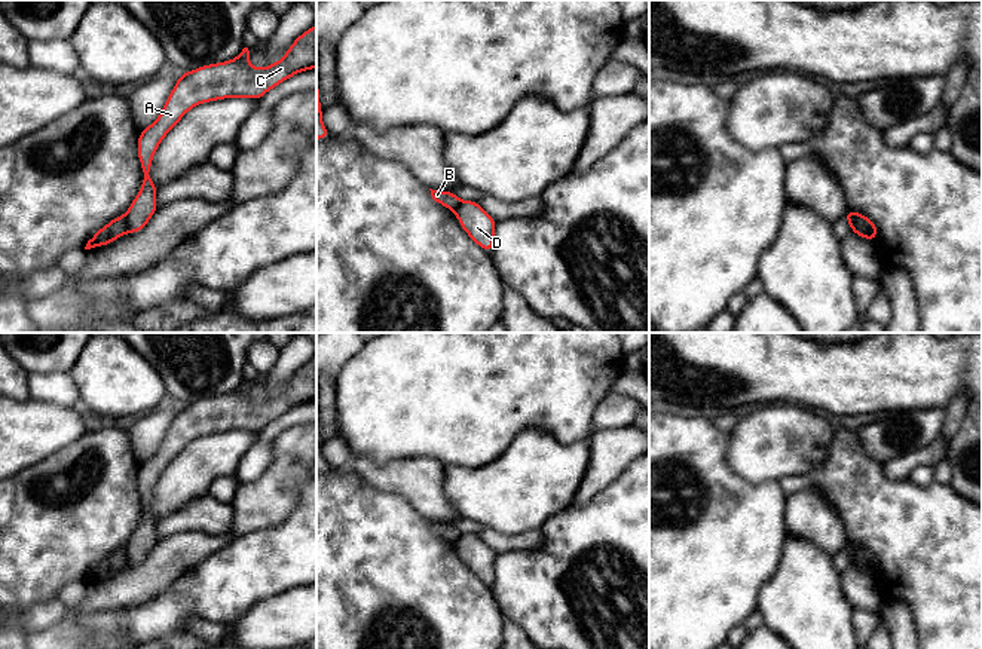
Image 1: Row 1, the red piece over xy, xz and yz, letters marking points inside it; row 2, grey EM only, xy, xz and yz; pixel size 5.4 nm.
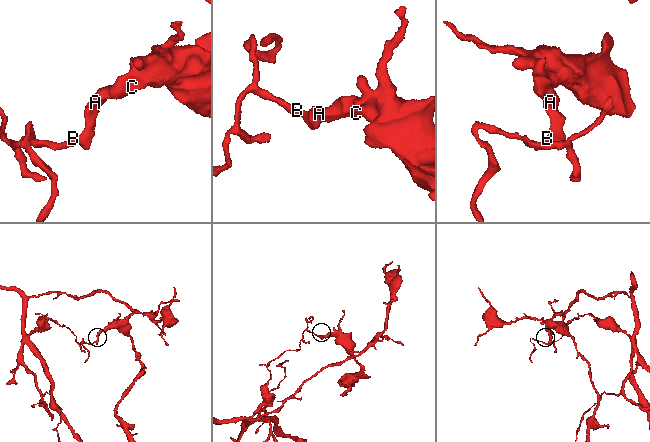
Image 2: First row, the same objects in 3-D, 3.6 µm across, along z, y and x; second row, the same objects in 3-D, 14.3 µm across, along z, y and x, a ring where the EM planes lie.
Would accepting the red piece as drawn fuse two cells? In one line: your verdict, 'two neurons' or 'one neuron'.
two neurons

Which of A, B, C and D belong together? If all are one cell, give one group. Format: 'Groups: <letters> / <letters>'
Groups: A C D / B

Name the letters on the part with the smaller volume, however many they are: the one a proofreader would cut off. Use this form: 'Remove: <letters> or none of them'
Remove: B

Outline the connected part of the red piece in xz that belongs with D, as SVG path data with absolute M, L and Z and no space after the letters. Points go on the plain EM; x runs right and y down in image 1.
M462 533L456 541L456 551L466 567L484 584L495 581L496 552L478 535Z

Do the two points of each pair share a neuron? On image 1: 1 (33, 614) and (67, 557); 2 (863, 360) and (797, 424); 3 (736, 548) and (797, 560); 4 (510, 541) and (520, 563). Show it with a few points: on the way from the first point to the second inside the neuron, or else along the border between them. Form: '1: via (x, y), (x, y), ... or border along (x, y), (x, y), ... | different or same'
1: border along (55, 597), (25, 608), (20, 614), (18, 625) | different
2: border along (777, 401), (801, 404), (820, 413) | different
3: border along (786, 533), (779, 568), (761, 587) | different
4: border along (542, 530), (542, 544), (538, 548), (498, 554) | different

